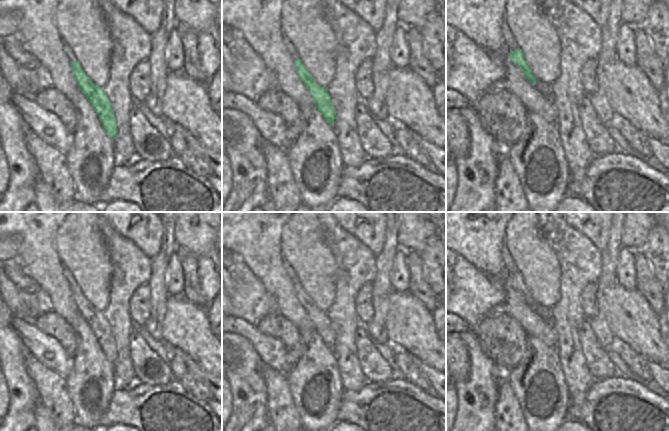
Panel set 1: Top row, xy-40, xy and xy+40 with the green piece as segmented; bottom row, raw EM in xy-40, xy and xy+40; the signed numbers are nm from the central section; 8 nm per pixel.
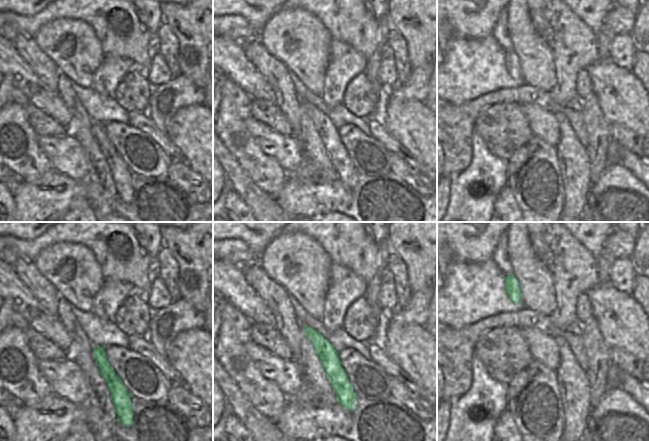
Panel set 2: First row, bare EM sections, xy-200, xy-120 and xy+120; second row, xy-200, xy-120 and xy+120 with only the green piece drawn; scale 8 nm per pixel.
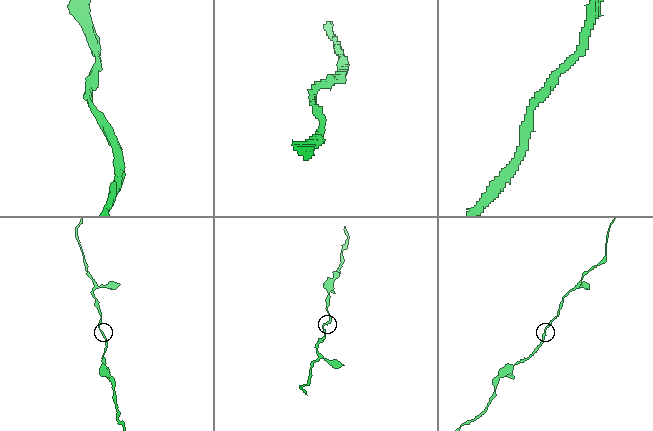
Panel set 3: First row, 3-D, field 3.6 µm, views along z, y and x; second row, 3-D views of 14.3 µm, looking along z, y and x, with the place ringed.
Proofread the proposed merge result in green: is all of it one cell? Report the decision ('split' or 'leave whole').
leave whole

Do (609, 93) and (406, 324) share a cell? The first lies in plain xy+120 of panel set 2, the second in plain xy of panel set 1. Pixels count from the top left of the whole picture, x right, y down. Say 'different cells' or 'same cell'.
same cell

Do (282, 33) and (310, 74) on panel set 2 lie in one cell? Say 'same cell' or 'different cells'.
same cell

